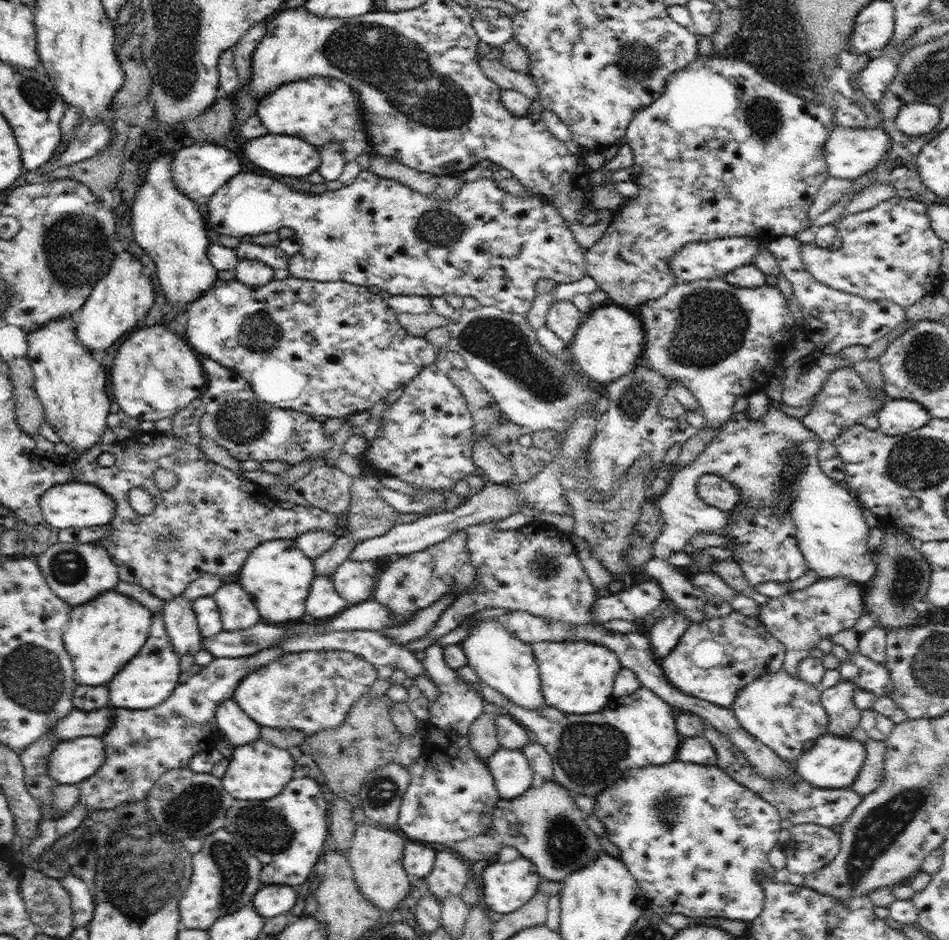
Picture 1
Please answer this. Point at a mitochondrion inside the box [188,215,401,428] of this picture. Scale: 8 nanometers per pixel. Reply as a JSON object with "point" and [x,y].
{"point":[258,334]}

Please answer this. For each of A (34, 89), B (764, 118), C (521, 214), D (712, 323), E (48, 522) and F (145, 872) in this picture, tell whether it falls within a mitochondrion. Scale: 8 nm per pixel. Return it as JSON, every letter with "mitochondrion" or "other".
{"A":"mitochondrion","B":"mitochondrion","C":"other","D":"mitochondrion","E":"other","F":"mitochondrion"}

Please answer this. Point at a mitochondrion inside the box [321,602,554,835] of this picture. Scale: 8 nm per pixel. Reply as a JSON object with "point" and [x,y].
{"point":[381,791]}

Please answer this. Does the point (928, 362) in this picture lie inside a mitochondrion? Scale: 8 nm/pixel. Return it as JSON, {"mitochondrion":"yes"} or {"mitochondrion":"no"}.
{"mitochondrion":"yes"}

